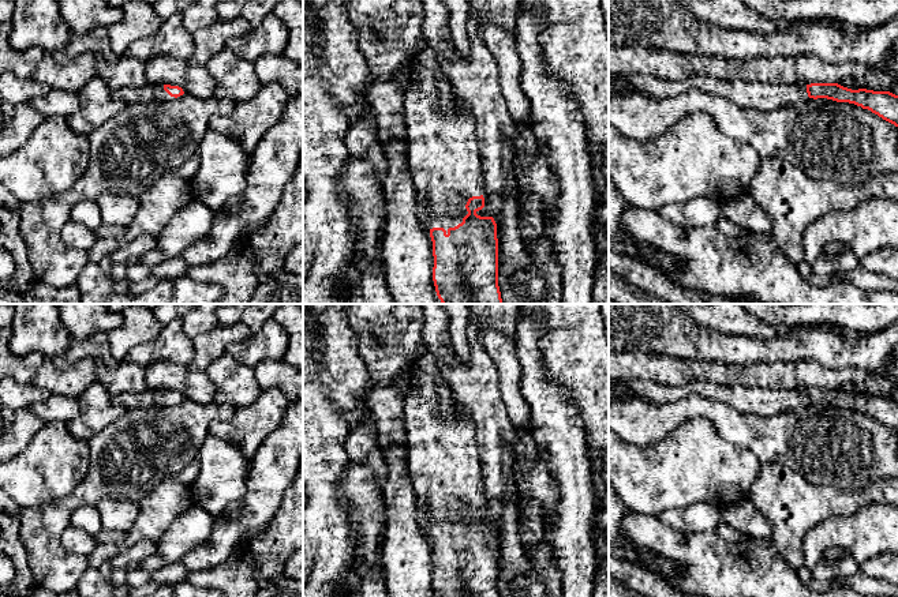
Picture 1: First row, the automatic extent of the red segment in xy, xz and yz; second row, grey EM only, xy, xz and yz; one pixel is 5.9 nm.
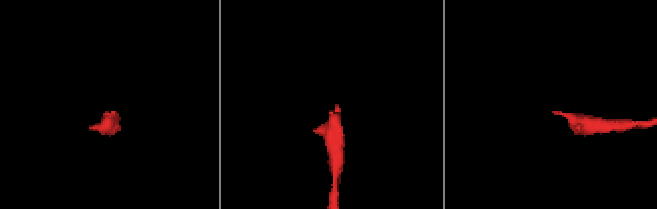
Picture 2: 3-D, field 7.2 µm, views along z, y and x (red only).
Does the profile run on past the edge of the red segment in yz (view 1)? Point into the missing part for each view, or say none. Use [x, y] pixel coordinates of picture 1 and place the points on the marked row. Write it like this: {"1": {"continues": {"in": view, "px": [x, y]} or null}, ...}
{"1": {"continues": {"in": "yz", "px": [763, 97]}}}

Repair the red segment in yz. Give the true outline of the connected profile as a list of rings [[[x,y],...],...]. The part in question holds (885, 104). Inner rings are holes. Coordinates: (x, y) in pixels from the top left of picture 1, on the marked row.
[[[625,74],[617,75],[617,79],[631,83],[635,89],[632,91],[615,91],[609,89],[610,97],[641,94],[651,98],[666,98],[691,89],[699,89],[712,95],[729,98],[744,108],[753,108],[763,112],[804,102],[808,97],[813,100],[827,98],[868,109],[898,127],[898,95],[890,91],[852,90],[838,83],[787,86],[742,80],[729,82],[704,75],[688,76],[680,80],[662,80],[654,76]]]

